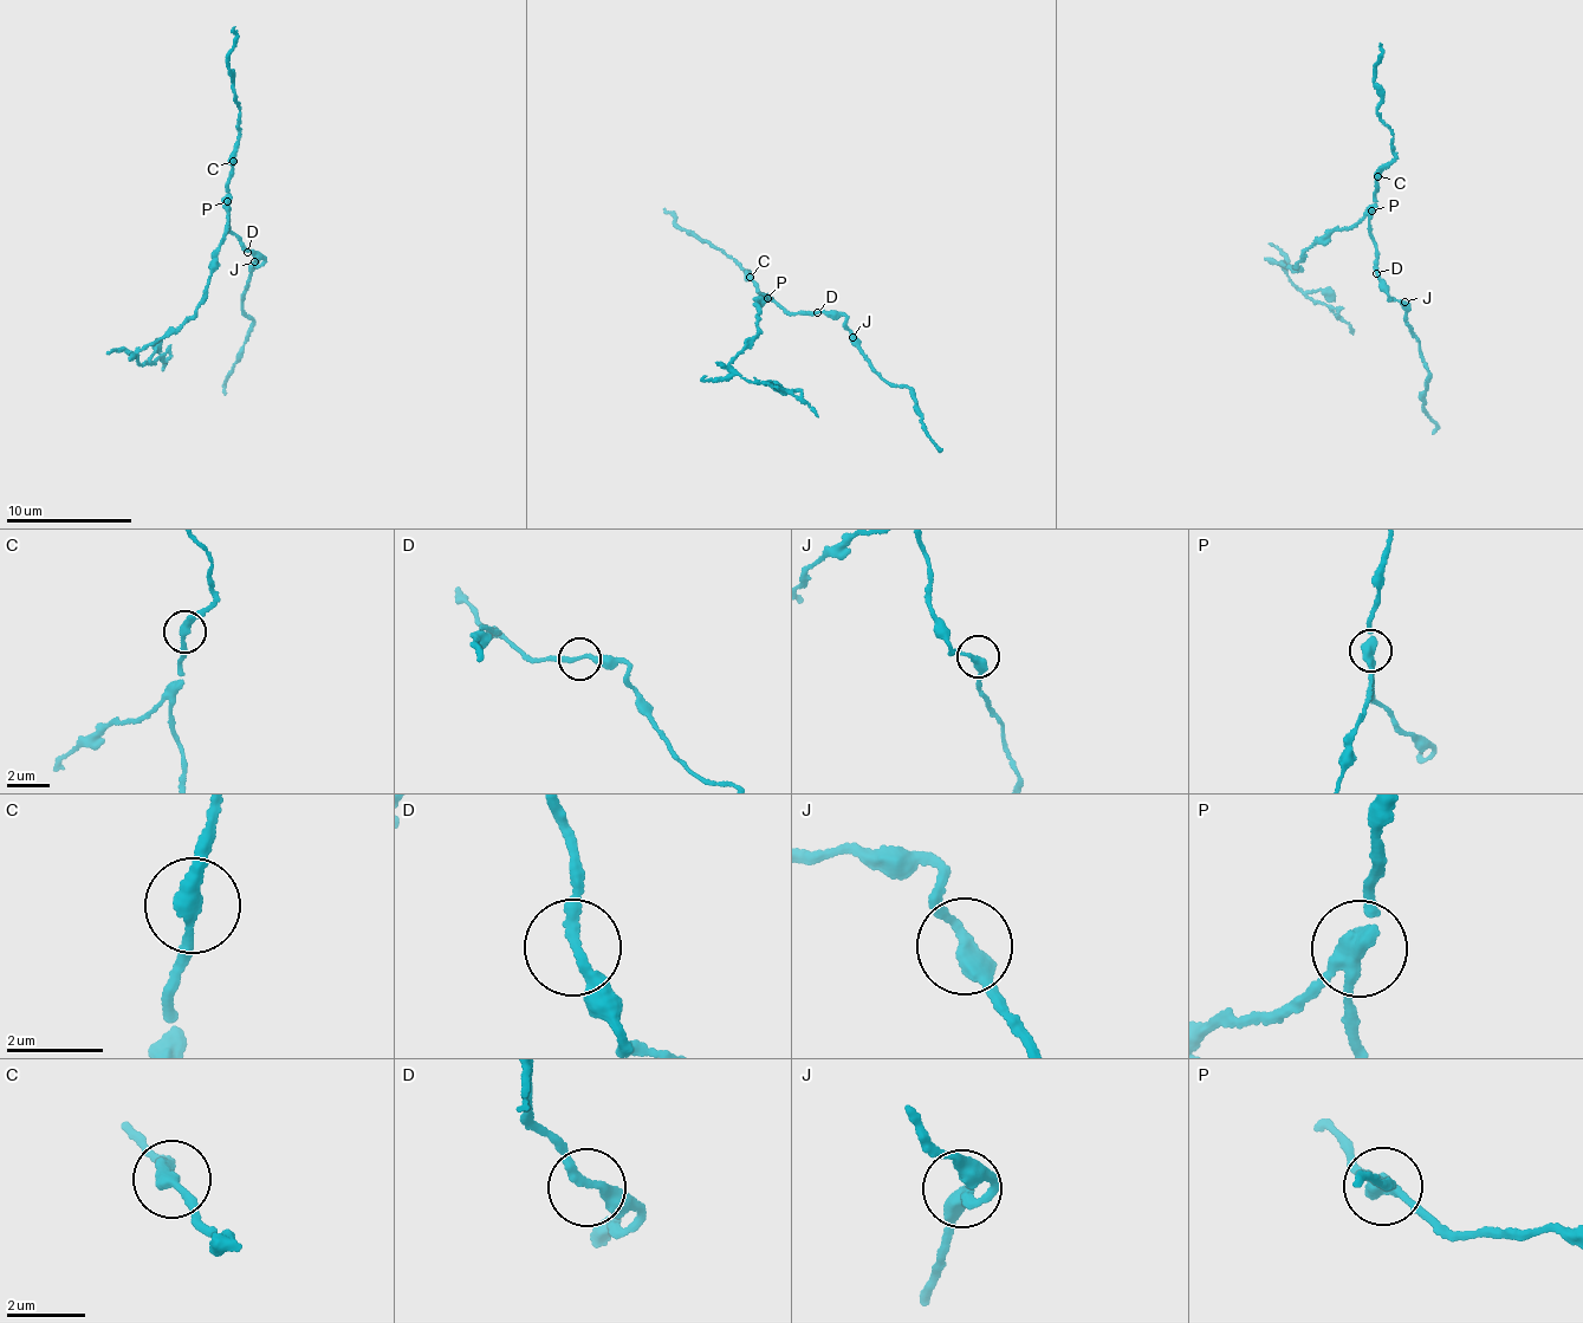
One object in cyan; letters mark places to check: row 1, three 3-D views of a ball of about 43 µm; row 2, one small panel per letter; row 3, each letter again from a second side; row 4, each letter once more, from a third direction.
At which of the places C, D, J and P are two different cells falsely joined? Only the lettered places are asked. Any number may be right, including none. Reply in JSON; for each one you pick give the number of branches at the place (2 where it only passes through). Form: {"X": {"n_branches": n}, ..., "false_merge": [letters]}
{"P": {"n_branches": 3}, "false_merge": ["P"]}

